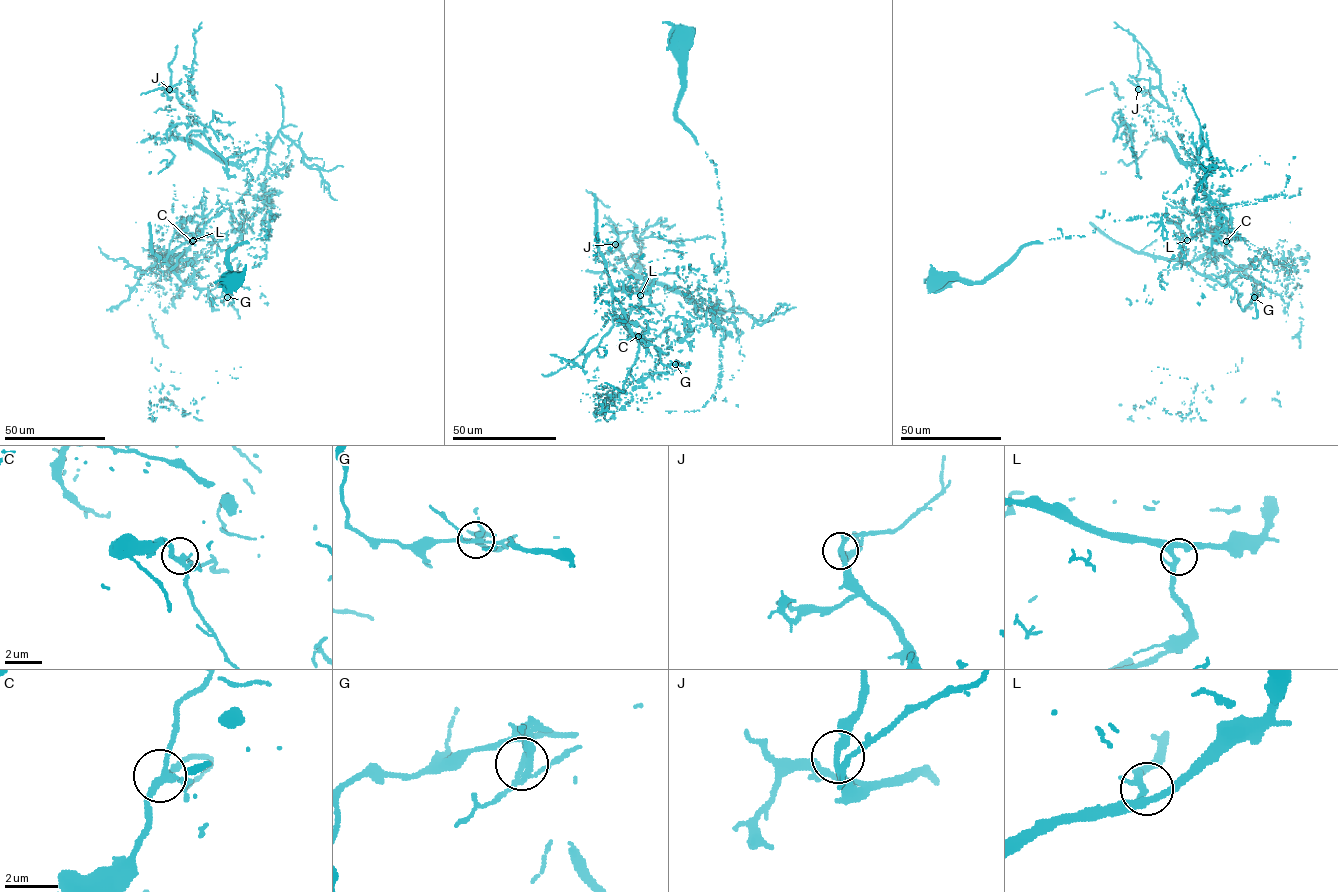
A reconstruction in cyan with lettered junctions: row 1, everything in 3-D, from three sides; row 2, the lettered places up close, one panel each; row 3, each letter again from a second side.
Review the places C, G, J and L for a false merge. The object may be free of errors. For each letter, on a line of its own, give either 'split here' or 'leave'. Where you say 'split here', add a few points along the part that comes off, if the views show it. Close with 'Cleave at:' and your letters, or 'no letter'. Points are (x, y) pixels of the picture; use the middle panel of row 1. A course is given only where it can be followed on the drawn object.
C: leave
G: split here; foreign part runs (675, 364), (663, 364), (658, 348), (633, 335), (613, 297), (613, 326), (599, 345), (557, 372), (542, 374)
J: leave
L: leave
Cleave at: G

